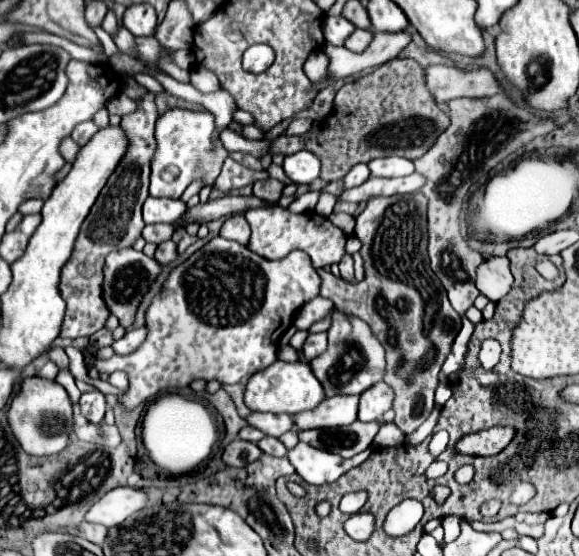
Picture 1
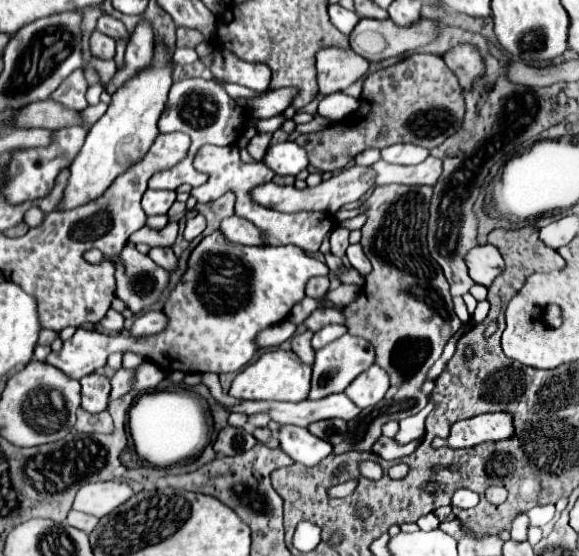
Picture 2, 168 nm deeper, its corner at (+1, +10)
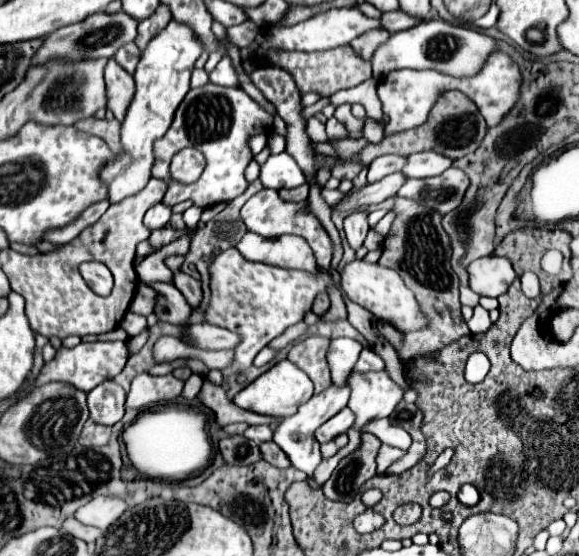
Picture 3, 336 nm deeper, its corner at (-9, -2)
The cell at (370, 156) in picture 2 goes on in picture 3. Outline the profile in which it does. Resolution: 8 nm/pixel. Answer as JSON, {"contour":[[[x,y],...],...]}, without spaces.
{"contour":[[[382,155],[382,157],[376,157],[370,167],[368,167],[368,181],[378,181],[390,173],[396,173],[402,169],[402,165],[406,163],[404,157],[400,155]]]}

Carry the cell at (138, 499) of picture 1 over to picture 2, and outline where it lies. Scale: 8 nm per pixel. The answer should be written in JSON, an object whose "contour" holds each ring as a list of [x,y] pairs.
{"contour":[[[124,481],[90,483],[80,487],[72,509],[94,515],[94,517],[104,517],[130,497],[132,497],[132,489]]]}

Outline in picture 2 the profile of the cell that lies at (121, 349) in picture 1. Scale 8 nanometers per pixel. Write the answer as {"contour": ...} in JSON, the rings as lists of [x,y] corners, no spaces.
{"contour":[[[148,311],[134,321],[132,335],[154,335],[164,331],[166,325],[168,325],[168,317],[164,315],[164,311]]]}

